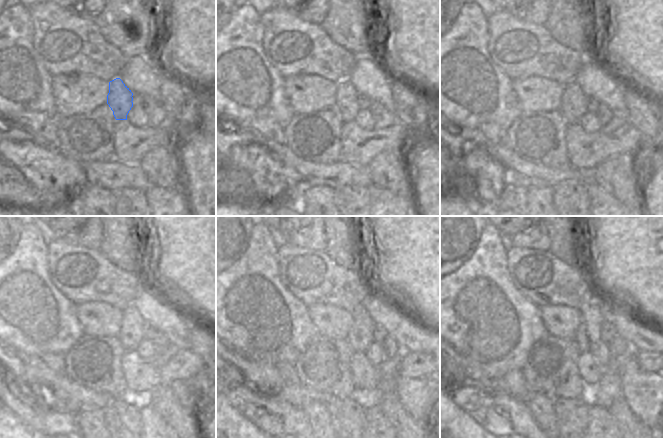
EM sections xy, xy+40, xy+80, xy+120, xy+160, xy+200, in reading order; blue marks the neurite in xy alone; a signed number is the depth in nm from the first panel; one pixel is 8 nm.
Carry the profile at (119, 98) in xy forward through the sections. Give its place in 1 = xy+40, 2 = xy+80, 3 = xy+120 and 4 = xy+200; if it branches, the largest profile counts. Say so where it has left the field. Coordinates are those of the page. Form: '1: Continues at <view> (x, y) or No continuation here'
1: Continues at xy+40 (346, 99)
2: Continues at xy+80 (574, 103)
3: Continues at xy+120 (132, 331)
4: Continues at xy+200 (588, 334).

